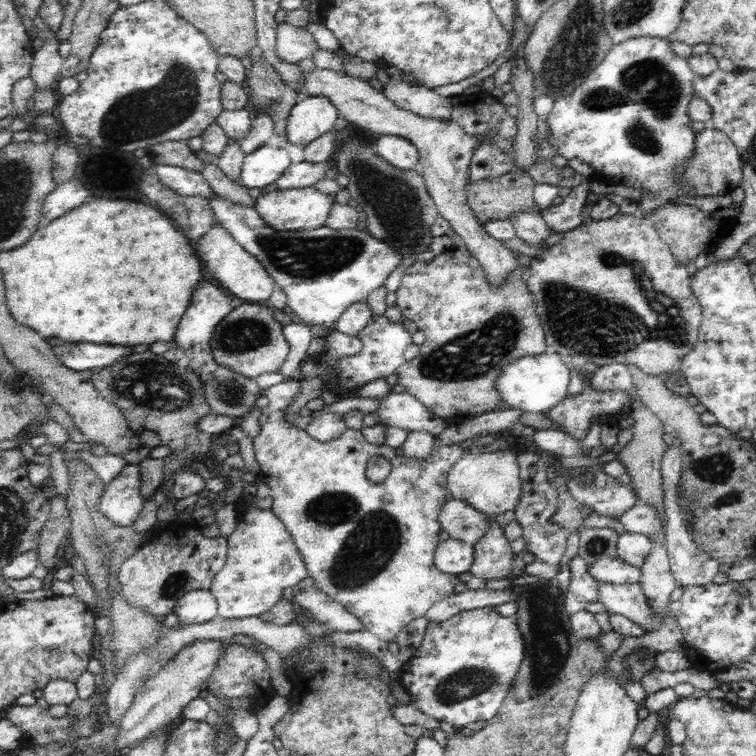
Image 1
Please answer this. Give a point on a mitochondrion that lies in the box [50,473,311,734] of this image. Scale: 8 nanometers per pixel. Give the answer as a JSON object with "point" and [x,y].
{"point":[175,585]}

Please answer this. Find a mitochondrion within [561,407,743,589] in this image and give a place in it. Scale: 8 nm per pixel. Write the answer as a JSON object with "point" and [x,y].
{"point":[714,472]}

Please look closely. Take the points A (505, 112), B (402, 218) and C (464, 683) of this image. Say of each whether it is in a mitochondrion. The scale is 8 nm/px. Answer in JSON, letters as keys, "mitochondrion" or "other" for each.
{"A":"other","B":"mitochondrion","C":"mitochondrion"}

